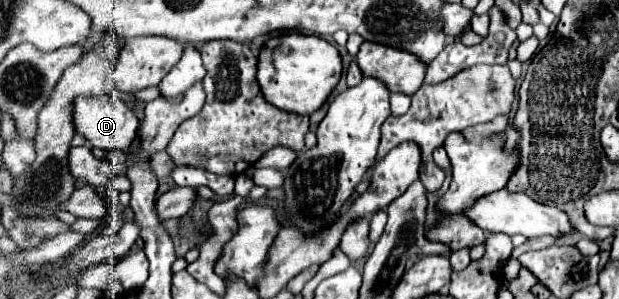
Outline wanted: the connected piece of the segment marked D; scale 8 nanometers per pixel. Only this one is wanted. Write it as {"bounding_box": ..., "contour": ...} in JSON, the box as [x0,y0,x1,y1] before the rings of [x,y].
{"bounding_box":[73,93,139,151],"contour":[[[107,93],[103,97],[81,97],[81,99],[77,97],[73,117],[77,133],[81,133],[93,147],[101,147],[105,151],[111,149],[127,151],[135,141],[135,133],[139,127],[139,119],[135,117],[135,113],[123,101]]]}

